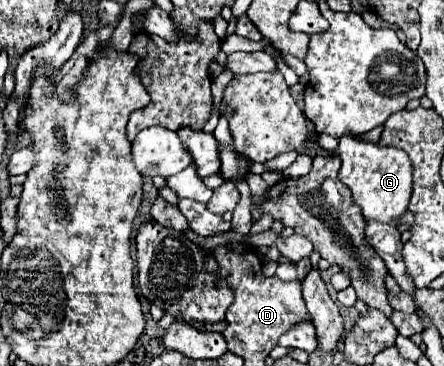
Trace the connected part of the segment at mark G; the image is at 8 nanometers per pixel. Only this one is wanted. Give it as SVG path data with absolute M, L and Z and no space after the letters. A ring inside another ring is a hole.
M345 134L337 146L341 158L339 178L353 192L355 204L361 208L365 218L375 218L381 222L391 222L407 212L413 186L413 166L407 152L395 150L391 146L379 146L377 142L365 142L357 136Z

